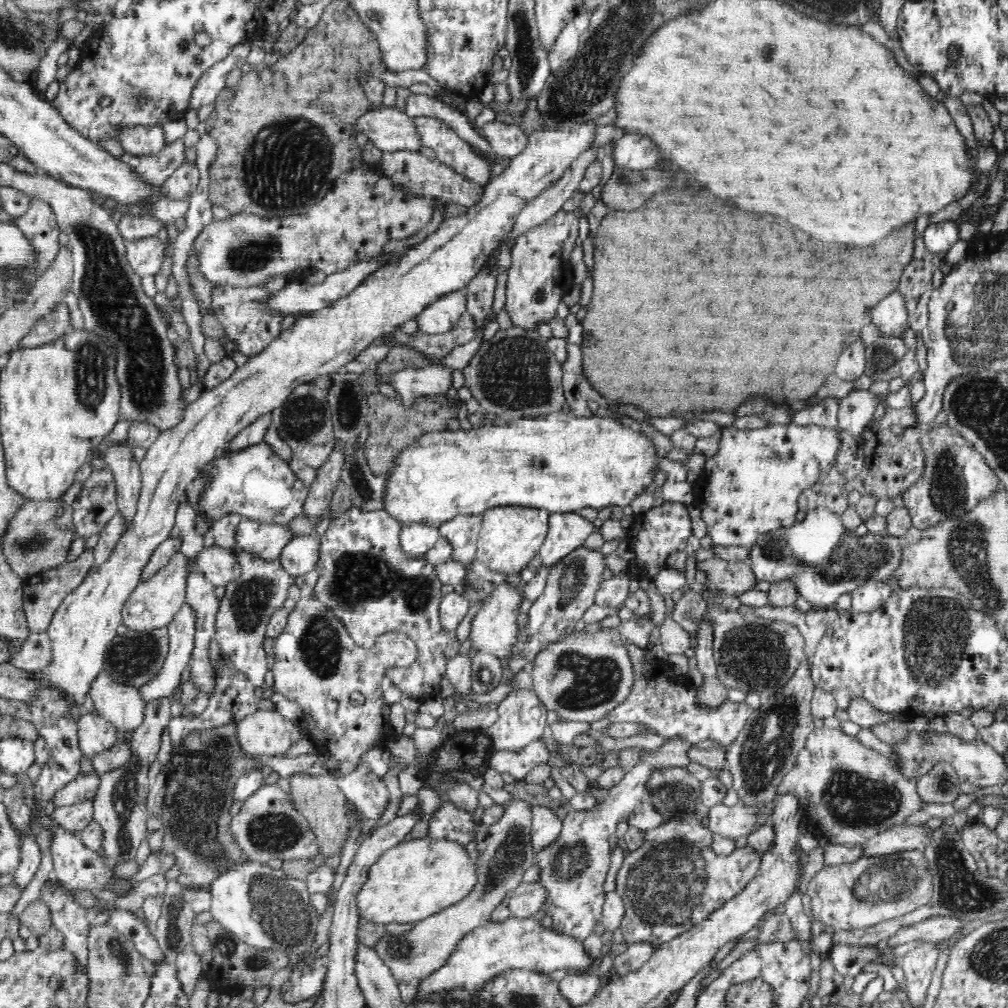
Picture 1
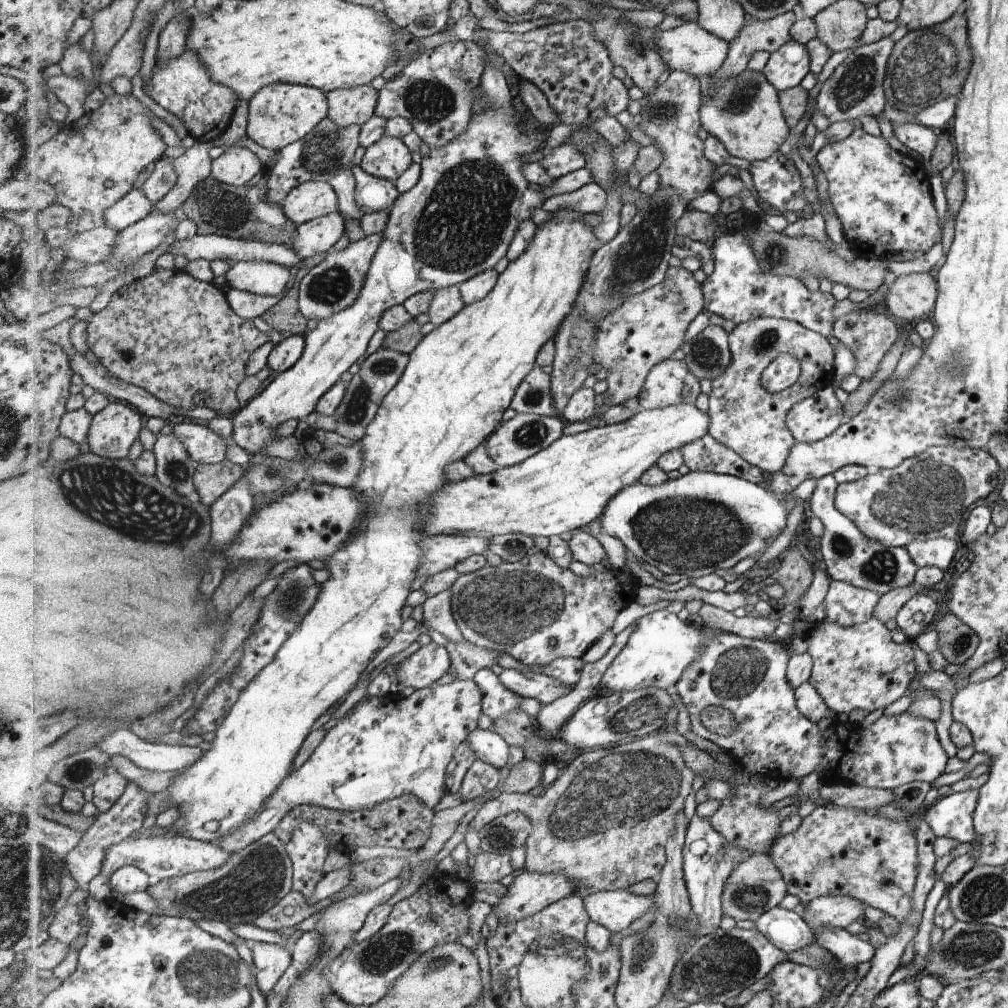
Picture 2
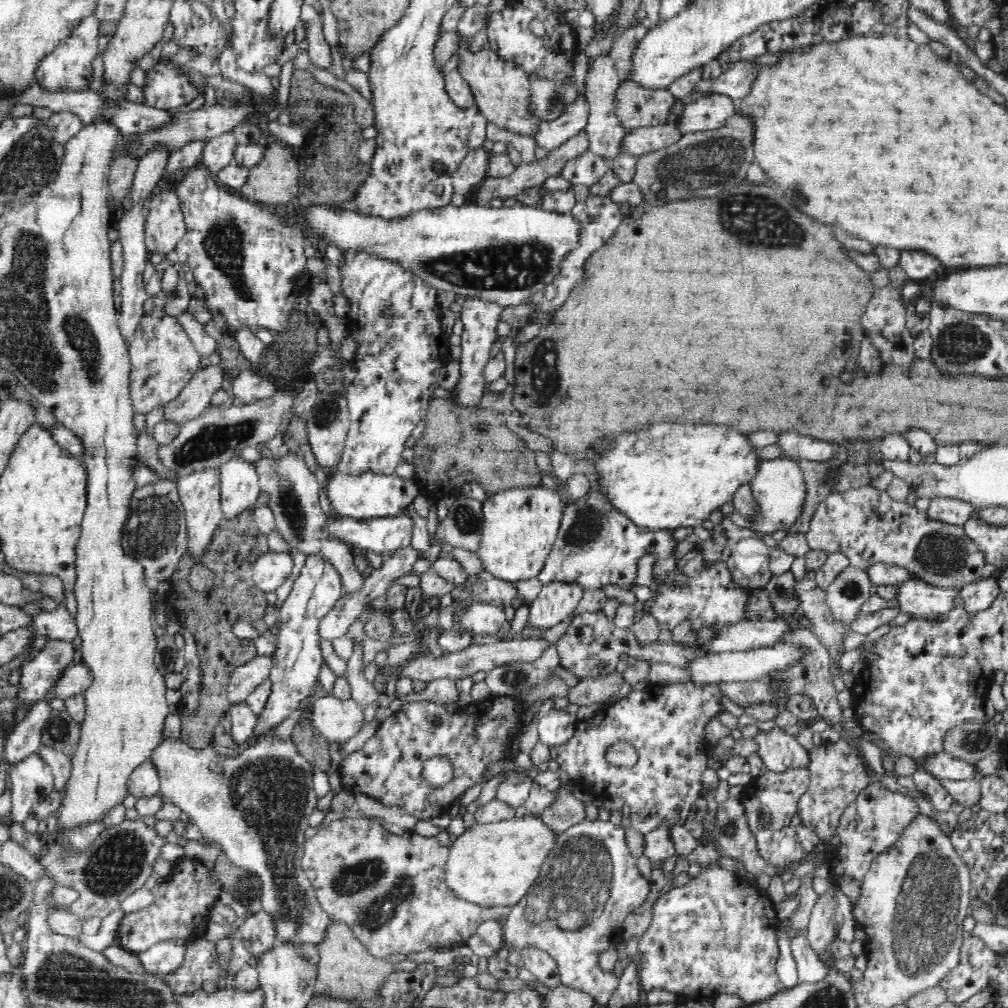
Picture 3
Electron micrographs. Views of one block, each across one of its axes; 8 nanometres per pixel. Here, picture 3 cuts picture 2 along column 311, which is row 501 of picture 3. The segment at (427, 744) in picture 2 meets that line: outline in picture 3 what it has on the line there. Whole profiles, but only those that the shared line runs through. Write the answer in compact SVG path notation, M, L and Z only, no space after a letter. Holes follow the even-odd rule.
M792 459L765 460L761 464L757 478L750 486L757 502L759 513L751 522L753 529L760 538L763 535L772 535L777 530L789 529L800 516L805 503L805 480L799 464Z

